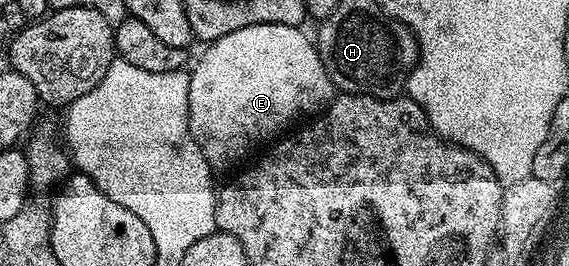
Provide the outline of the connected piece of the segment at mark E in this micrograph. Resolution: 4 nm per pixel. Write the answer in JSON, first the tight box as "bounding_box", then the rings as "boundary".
{"bounding_box":[188,24,334,170],"boundary":[[[251,24],[211,41],[205,48],[208,49],[204,57],[197,62],[196,69],[191,69],[188,78],[188,128],[200,147],[200,153],[213,170],[226,167],[228,160],[242,159],[259,144],[267,145],[275,141],[297,122],[323,112],[334,99],[330,74],[326,74],[320,53],[316,51],[309,33],[307,36],[300,28],[281,24]]]}

